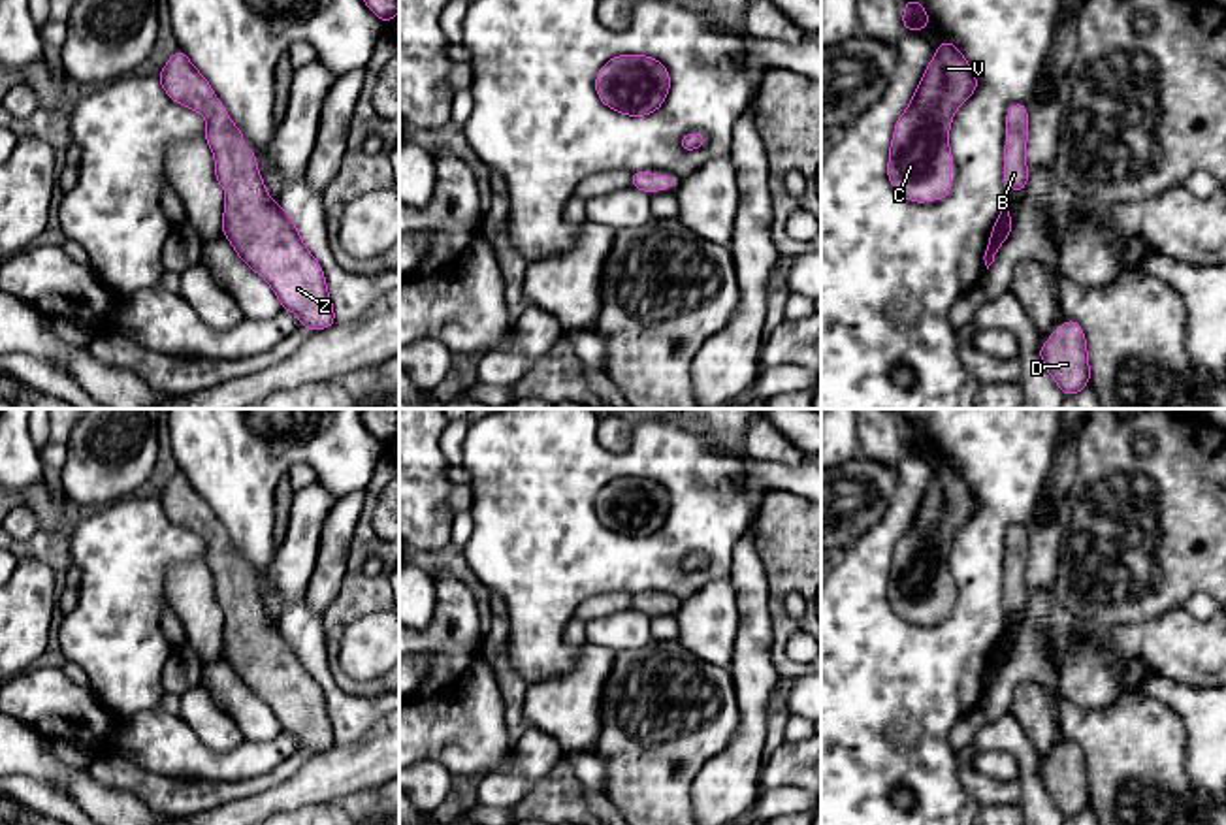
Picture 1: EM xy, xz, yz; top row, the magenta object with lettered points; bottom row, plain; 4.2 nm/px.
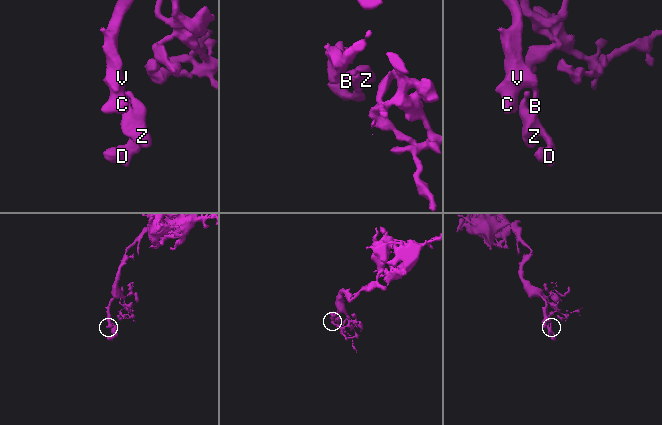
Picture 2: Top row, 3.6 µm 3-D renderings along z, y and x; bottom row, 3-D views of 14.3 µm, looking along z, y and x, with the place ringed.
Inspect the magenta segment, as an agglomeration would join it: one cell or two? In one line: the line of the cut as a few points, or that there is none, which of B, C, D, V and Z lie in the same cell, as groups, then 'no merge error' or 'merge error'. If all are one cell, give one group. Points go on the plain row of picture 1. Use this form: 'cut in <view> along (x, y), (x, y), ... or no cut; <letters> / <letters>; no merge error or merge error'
no cut; B C D V Z; no merge error

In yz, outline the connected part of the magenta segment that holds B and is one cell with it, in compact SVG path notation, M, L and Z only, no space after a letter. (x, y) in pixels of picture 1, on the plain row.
M1024 526L1008 529L1006 571L1004 571L1004 610L1024 612L1028 590L1024 571L1028 561L1028 533Z

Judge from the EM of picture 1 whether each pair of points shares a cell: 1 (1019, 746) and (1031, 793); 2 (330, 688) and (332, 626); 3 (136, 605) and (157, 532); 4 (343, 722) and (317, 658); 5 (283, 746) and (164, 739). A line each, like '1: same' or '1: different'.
1: same
2: different
3: same
4: same
5: same

